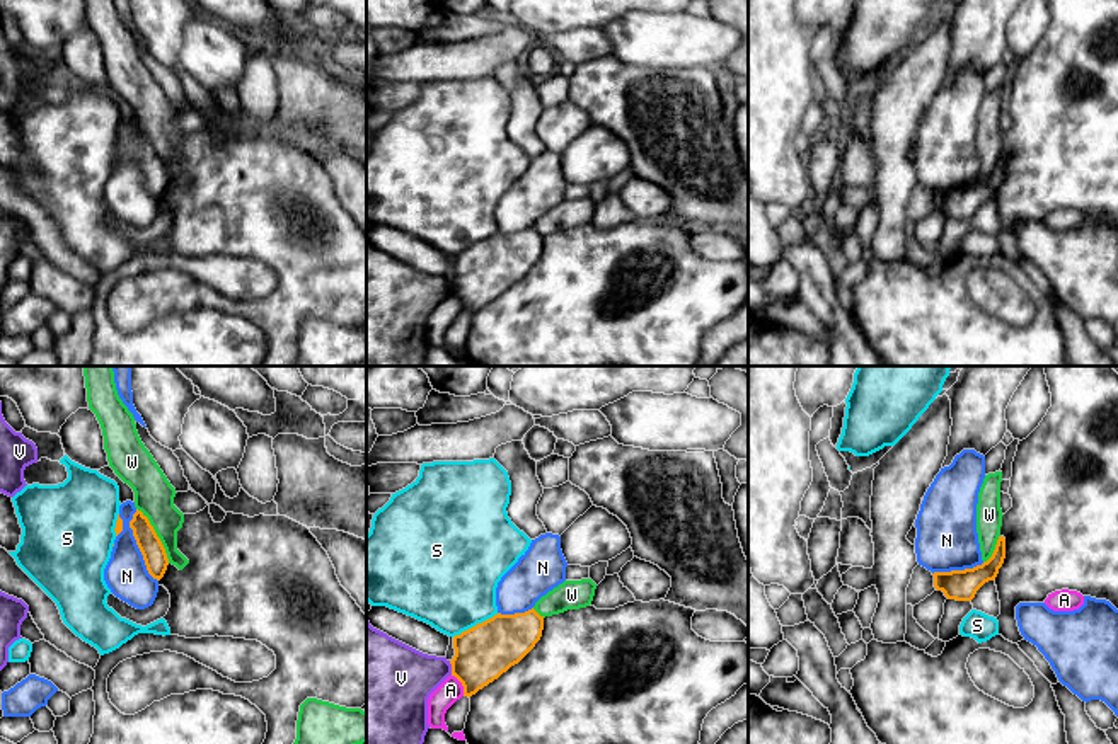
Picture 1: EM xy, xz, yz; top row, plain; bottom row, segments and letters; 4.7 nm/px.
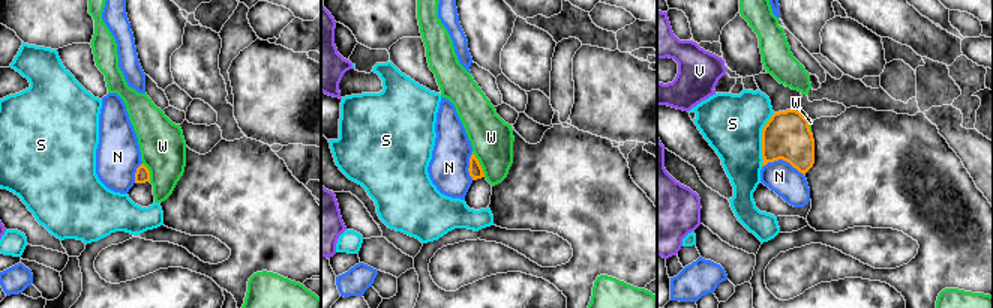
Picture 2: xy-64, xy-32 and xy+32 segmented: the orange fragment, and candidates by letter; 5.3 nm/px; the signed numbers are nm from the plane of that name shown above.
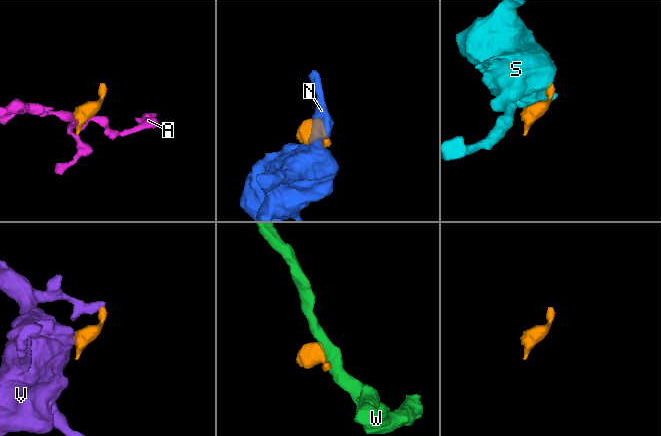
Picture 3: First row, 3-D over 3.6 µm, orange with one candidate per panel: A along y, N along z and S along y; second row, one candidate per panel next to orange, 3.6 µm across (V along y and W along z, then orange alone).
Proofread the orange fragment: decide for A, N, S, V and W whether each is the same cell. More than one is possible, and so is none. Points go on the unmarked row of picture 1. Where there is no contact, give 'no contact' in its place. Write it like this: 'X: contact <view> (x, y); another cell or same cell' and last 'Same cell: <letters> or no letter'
A: contact xz (462, 303); another cell
N: contact xy (137, 162); another cell
S: contact xz (478, 242); another cell
V: contact xz (452, 286); another cell
W: contact xy (155, 154); another cell
Same cell: no letter

